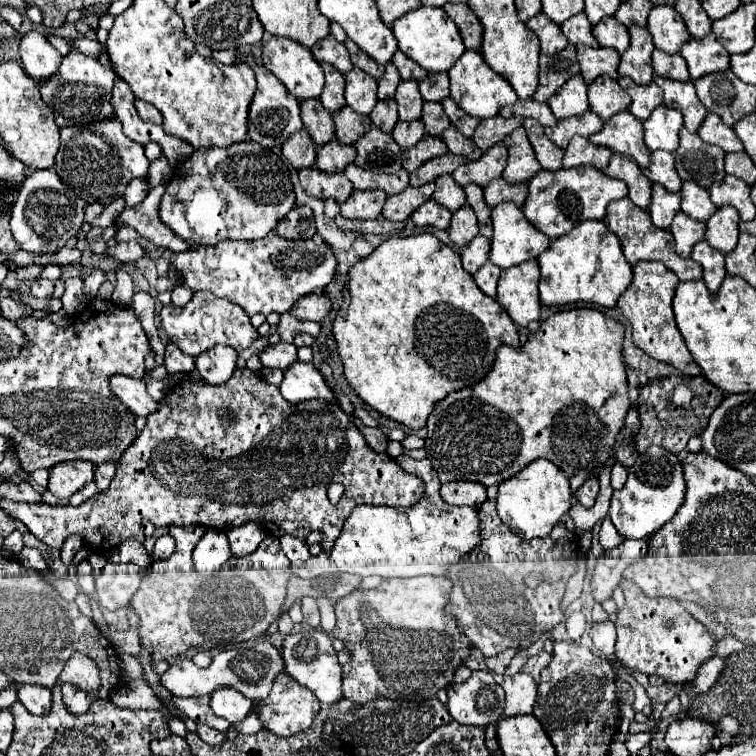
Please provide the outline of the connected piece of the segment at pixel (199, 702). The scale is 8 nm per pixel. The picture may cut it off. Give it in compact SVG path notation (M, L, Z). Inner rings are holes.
M193 697L193 699L173 699L173 703L187 713L187 717L191 717L193 721L201 721L201 723L207 723L209 727L216 729L220 732L225 732L231 726L231 724L220 717L217 717L213 711L211 711L211 705L209 705L209 697Z

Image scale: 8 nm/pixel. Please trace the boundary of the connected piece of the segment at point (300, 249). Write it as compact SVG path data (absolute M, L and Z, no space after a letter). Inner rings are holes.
M271 231L267 237L253 241L221 241L215 247L189 247L183 253L173 253L169 265L191 291L211 291L241 305L249 315L269 315L273 311L287 313L297 299L331 283L337 261L327 245L317 245L313 239L281 239Z

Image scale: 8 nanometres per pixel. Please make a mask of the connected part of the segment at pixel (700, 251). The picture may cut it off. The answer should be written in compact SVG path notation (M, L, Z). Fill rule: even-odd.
M701 241L693 247L691 259L699 261L699 265L703 267L703 281L705 281L707 289L711 293L715 293L721 287L723 279L727 277L725 255L721 251L715 251L707 241Z

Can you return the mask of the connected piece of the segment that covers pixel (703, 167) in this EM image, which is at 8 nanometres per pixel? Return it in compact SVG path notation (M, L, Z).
M681 129L681 145L675 151L675 167L683 181L695 181L709 189L713 183L725 179L725 151L715 145L707 145L697 133Z

